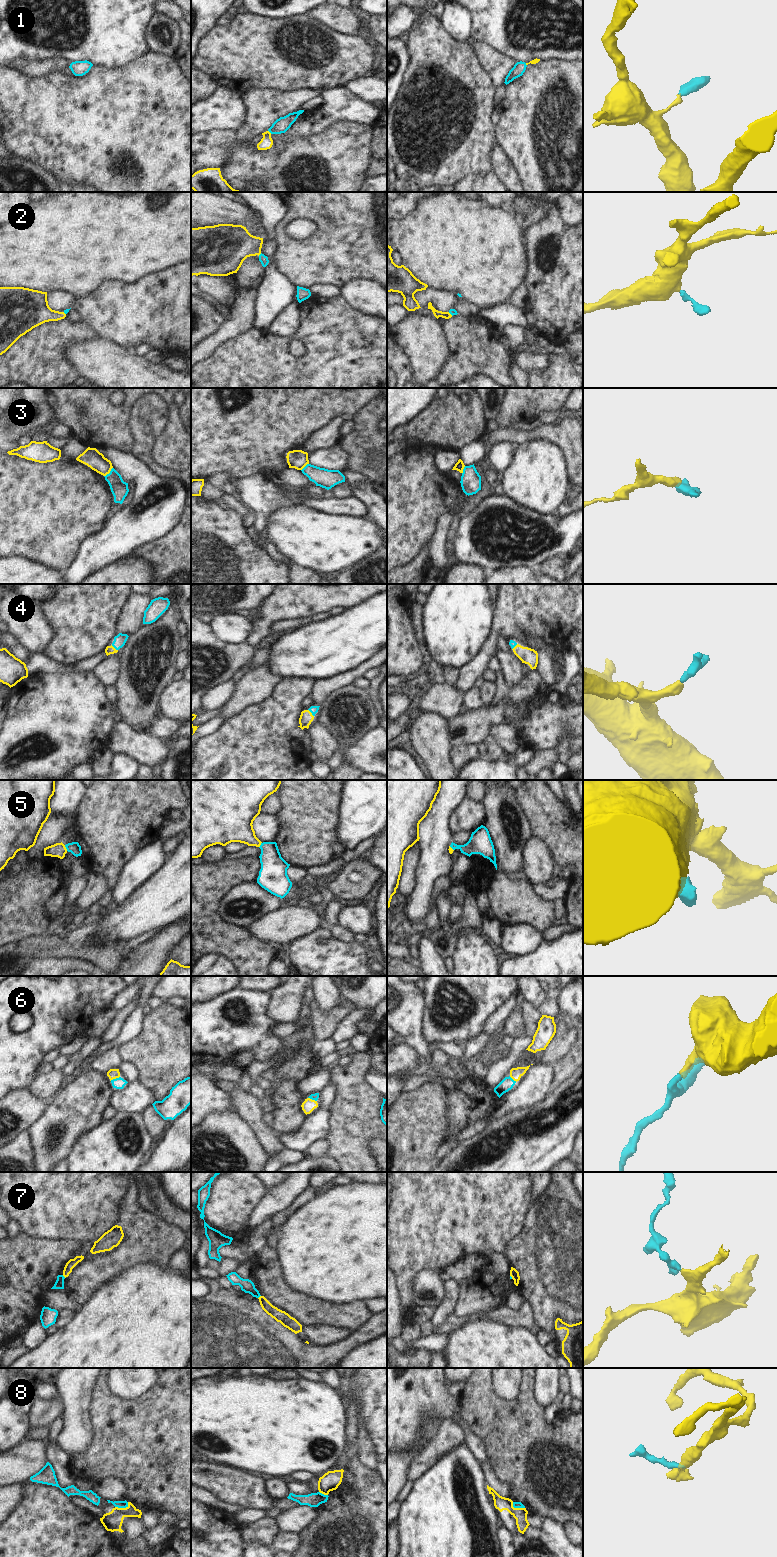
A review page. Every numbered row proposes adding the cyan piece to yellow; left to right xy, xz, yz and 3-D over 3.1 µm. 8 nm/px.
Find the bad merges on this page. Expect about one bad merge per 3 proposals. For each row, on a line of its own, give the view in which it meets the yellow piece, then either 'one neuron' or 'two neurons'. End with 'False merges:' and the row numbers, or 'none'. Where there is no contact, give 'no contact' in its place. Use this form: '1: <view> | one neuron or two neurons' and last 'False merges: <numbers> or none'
1: xz | one neuron
2: xz | one neuron
3: xy | two neurons
4: xz | one neuron
5: xy | one neuron
6: xy | one neuron
7: xy | two neurons
8: xy | one neuron
False merges: 3, 7

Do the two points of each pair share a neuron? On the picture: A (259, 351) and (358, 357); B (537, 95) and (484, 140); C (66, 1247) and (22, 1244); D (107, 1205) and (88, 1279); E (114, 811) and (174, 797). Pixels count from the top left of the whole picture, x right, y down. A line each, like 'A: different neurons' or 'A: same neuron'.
A: same neuron
B: different neurons
C: same neuron
D: different neurons
E: same neuron

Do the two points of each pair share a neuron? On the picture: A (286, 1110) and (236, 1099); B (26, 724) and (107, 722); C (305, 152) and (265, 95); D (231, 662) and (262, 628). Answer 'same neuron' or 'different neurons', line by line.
A: different neurons
B: same neuron
C: different neurons
D: different neurons

